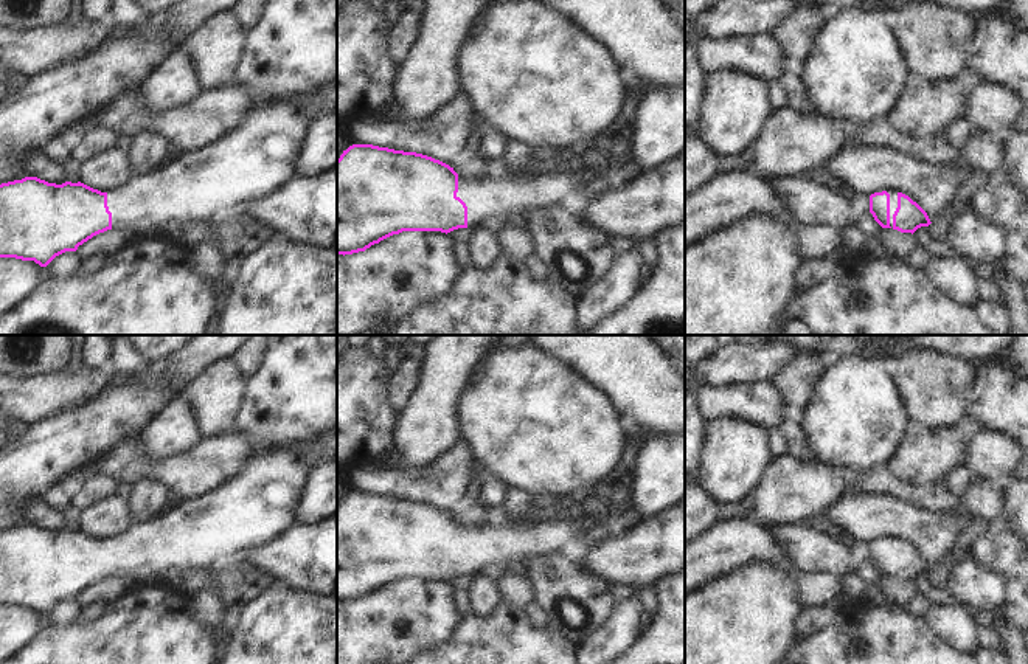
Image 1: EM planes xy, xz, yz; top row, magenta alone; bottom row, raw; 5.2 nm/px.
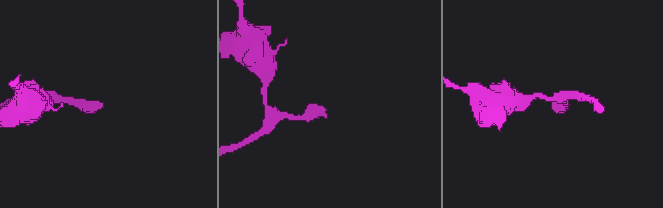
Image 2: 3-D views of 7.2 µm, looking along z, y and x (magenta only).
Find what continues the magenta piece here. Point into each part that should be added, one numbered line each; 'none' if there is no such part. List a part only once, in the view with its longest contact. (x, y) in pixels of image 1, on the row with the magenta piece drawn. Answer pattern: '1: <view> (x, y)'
1: yz (893, 196)

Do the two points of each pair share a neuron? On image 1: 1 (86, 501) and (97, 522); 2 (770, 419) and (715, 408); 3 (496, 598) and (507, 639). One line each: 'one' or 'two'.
1: two
2: one
3: two

